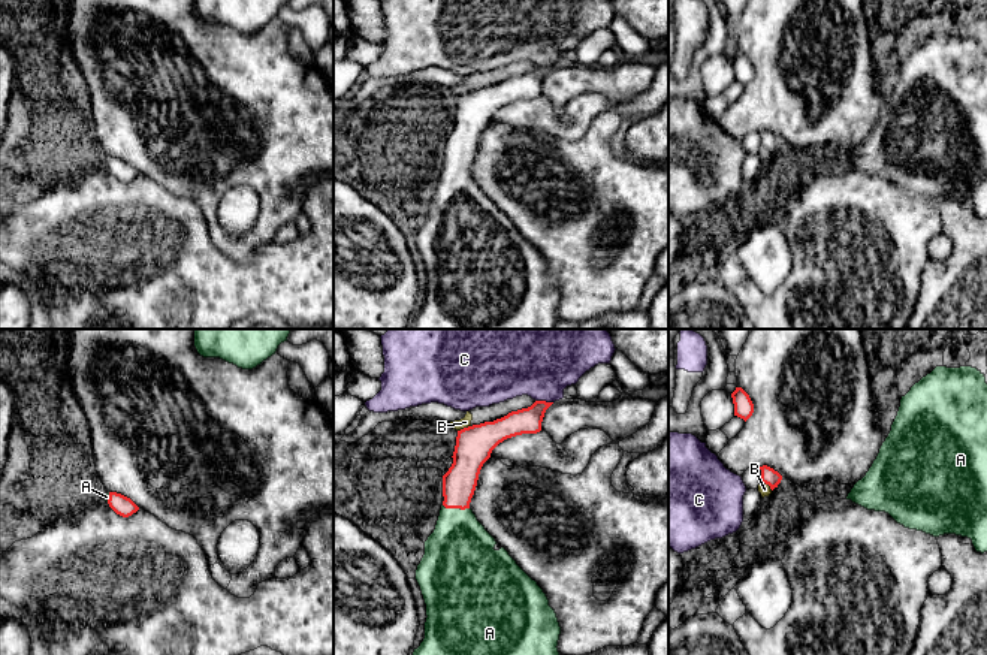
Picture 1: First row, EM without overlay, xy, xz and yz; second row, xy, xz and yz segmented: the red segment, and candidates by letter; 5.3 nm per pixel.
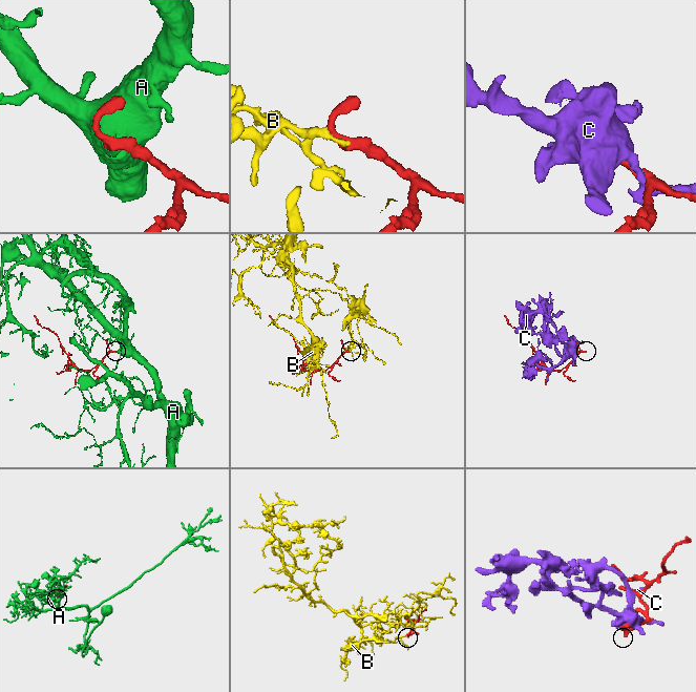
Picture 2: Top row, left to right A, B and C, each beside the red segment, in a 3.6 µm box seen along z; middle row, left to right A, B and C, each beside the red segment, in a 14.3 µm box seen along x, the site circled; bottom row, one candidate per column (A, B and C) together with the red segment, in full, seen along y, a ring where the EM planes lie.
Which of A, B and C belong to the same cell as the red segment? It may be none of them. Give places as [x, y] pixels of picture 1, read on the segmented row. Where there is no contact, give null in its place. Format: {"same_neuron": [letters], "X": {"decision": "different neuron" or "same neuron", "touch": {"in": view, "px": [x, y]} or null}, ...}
{"same_neuron": ["A"], "A": {"decision": "same neuron", "touch": {"in": "xz", "px": [456, 507]}}, "B": {"decision": "different neuron", "touch": {"in": "xz", "px": [464, 428]}}, "C": {"decision": "different neuron", "touch": {"in": "xz", "px": [545, 401]}}}

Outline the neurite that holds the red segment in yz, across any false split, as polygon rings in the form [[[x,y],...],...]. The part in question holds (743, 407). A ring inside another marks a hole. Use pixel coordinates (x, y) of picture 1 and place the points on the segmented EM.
[[[736,387],[731,398],[734,404],[734,416],[746,422],[754,413],[754,404],[749,395],[742,387]]]

